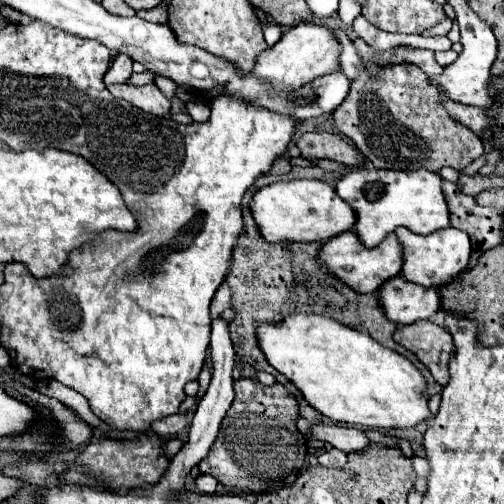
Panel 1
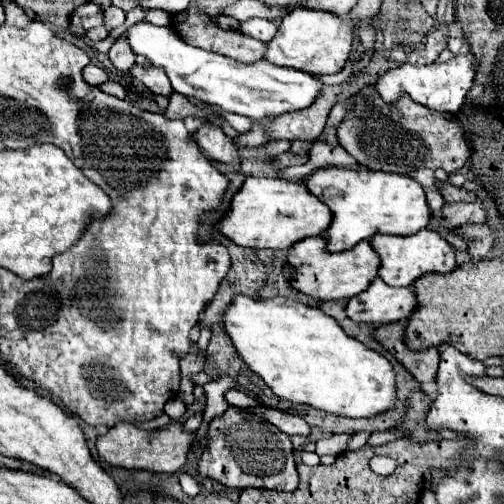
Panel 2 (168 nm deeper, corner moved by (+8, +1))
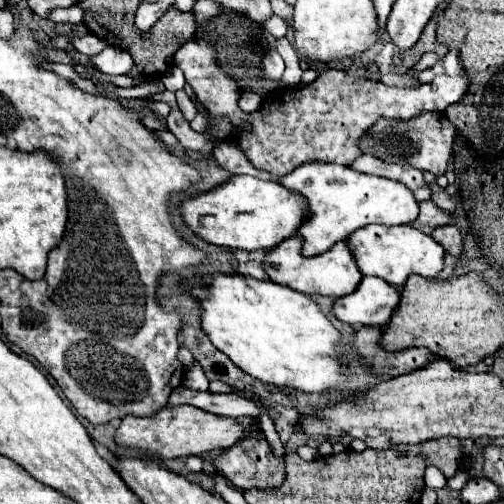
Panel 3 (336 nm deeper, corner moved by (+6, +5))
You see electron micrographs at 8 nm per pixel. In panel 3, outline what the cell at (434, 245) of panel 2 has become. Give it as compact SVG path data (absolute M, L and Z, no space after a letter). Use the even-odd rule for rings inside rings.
M370 225L354 231L348 237L350 249L356 257L356 263L364 275L376 275L388 281L394 287L402 287L410 275L422 275L426 279L434 279L444 269L444 249L430 235L418 231L412 225L400 227L382 227Z

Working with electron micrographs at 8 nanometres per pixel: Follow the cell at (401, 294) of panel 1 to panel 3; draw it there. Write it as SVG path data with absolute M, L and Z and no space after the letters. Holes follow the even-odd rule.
M364 277L358 289L346 297L336 299L334 315L352 325L378 325L384 327L396 307L400 305L400 289L380 277Z

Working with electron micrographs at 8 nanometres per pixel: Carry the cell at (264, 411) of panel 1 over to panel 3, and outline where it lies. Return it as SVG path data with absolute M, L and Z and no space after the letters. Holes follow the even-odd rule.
M252 431L246 437L242 437L238 443L228 447L222 455L218 455L214 461L216 473L220 473L226 481L230 481L234 487L246 491L246 489L272 489L280 487L286 481L286 467L284 459L274 455L272 447L268 445L266 437L260 431Z

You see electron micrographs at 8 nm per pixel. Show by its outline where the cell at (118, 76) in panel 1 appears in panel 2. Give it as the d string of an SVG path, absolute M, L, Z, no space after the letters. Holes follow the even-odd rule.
M120 35L120 37L114 41L114 45L110 47L108 57L110 57L110 61L114 63L114 67L116 67L118 71L128 71L128 69L136 63L136 53L134 53L132 47L128 45L128 39L122 37L122 35Z

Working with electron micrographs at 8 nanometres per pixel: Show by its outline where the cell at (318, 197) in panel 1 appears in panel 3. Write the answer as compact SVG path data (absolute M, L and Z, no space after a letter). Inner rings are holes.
M234 175L224 185L182 205L182 217L188 227L208 243L226 249L274 249L284 239L298 233L310 217L306 197L282 187L278 181L262 181L250 175Z

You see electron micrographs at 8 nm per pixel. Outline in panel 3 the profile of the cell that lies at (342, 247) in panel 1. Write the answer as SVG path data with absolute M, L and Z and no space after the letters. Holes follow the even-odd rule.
M294 235L292 239L286 239L284 243L280 243L278 247L274 247L268 255L266 255L266 273L274 283L280 285L288 285L294 291L306 293L306 295L328 295L328 297L344 297L350 295L354 289L358 289L358 283L362 279L362 273L358 269L358 263L354 259L354 253L350 251L346 241L336 243L330 251L314 255L314 257L304 257L302 255L302 237Z

